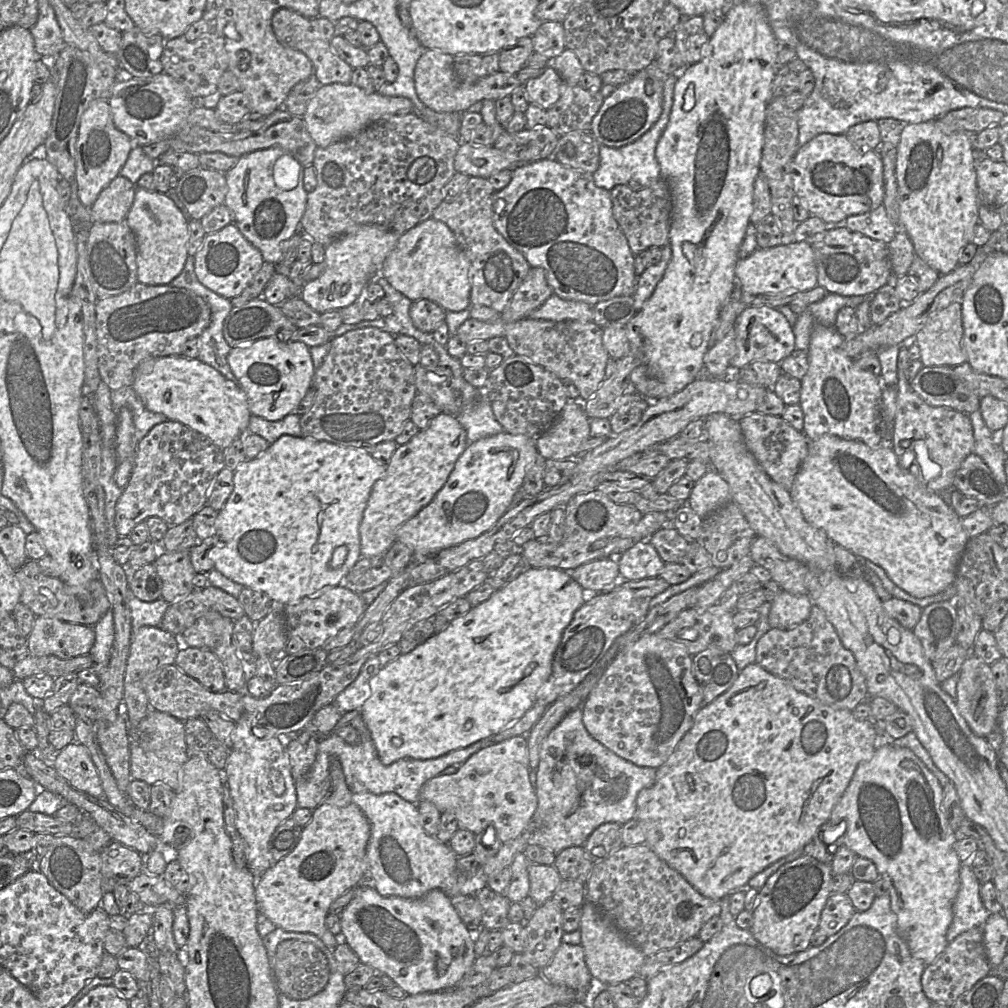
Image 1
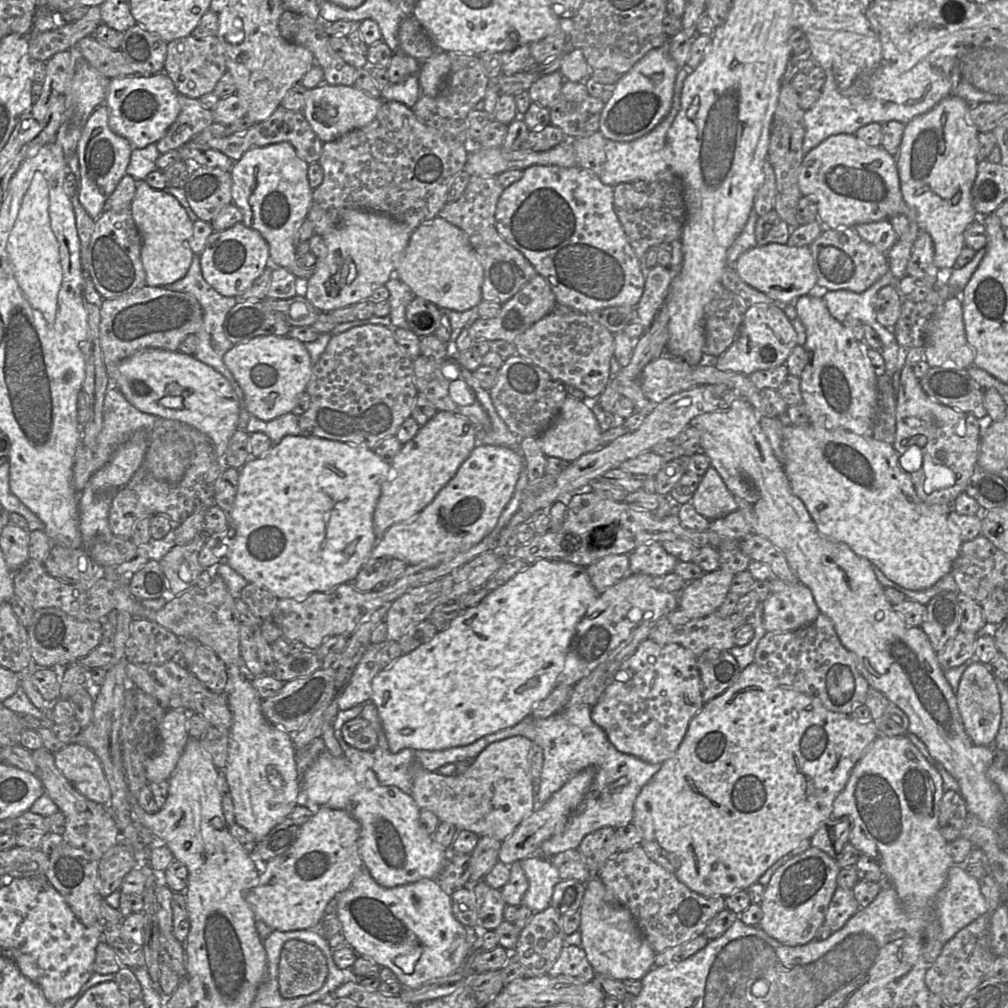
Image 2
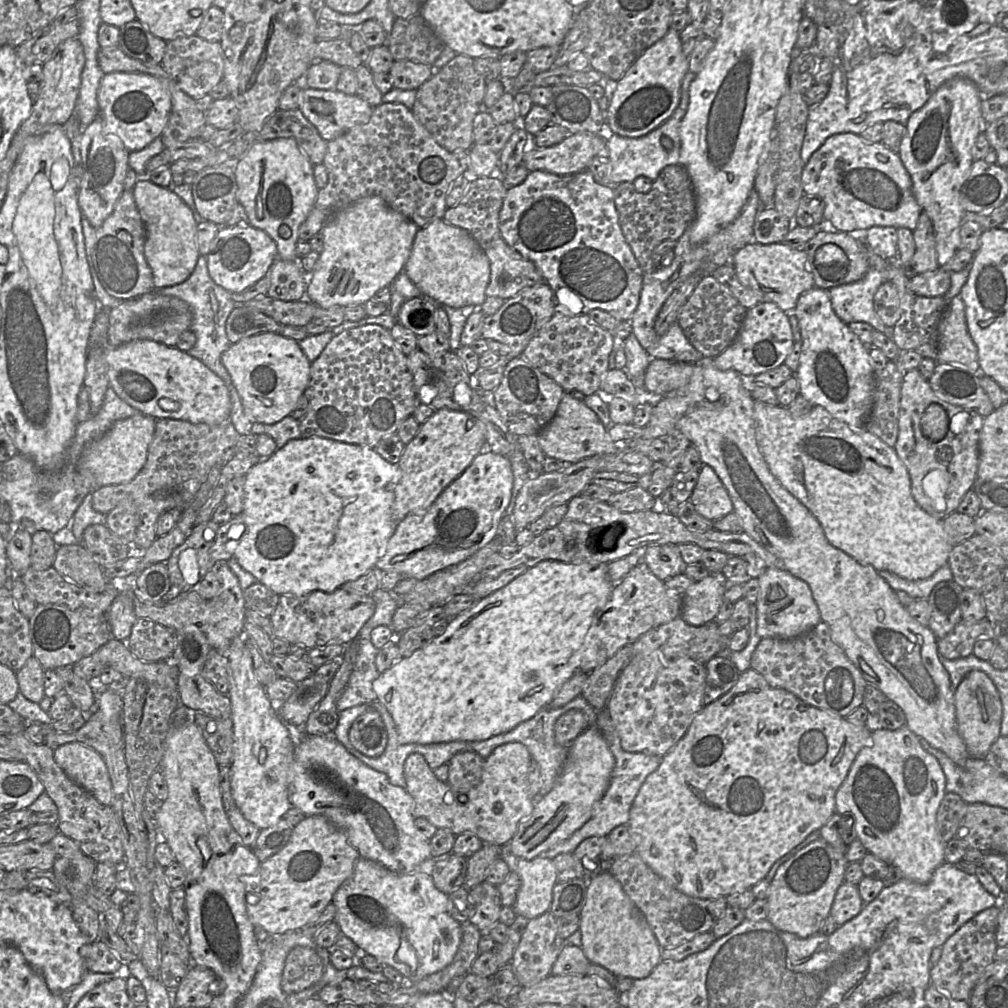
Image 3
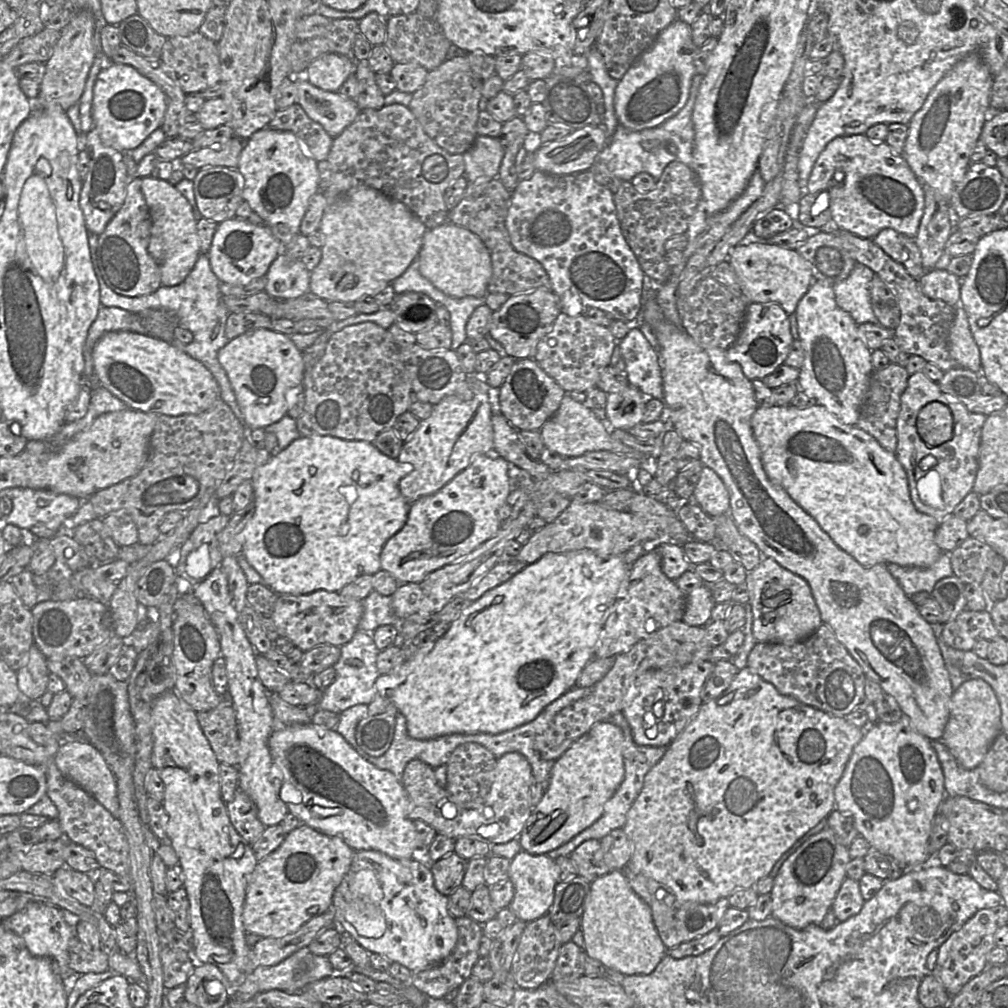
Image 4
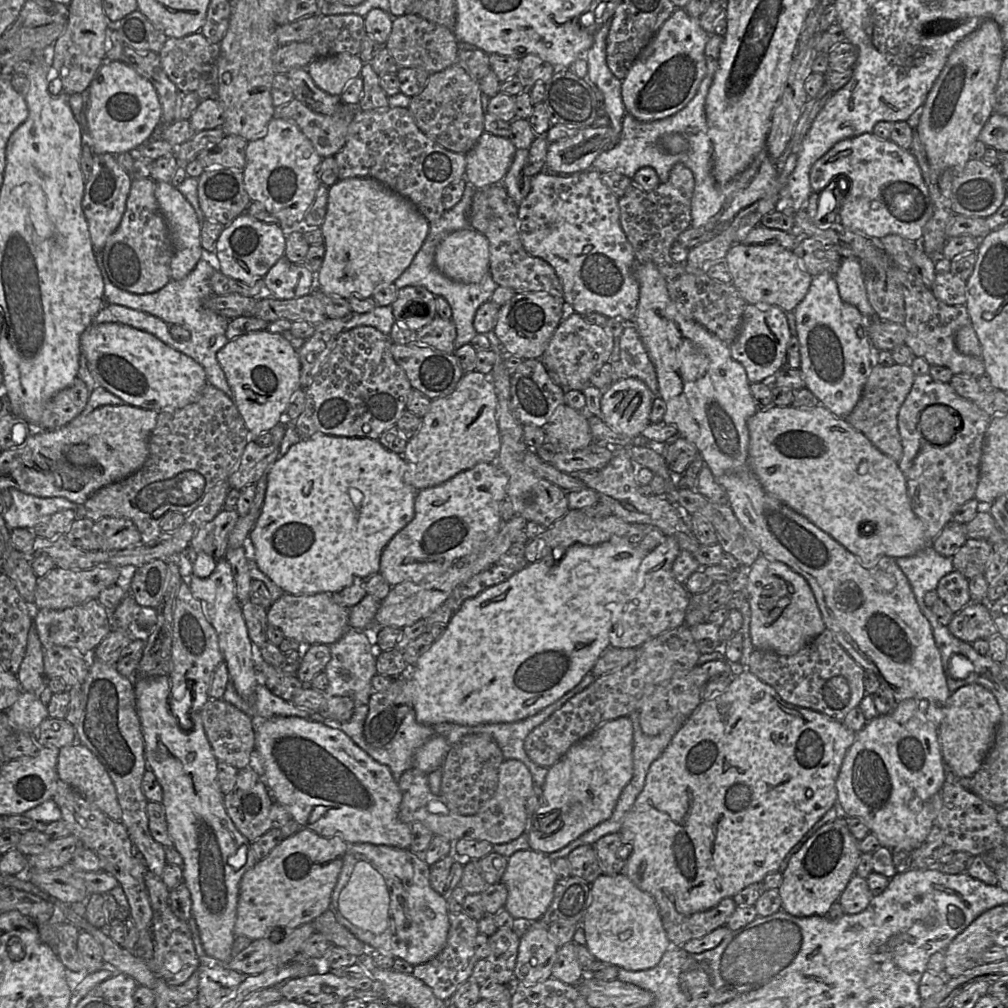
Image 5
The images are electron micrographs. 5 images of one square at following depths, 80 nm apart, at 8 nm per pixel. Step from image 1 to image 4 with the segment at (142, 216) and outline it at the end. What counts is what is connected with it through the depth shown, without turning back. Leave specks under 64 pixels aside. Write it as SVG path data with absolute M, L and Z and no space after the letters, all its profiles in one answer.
M144 177L141 189L152 222L148 251L160 267L162 286L176 286L186 279L201 254L198 221L187 198L168 180Z

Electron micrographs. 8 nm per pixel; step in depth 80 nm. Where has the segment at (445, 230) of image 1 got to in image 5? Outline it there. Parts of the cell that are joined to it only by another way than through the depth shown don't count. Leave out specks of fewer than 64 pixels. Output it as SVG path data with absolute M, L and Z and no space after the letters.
M474 229L454 231L437 246L435 264L442 274L454 281L479 283L490 273L489 242Z

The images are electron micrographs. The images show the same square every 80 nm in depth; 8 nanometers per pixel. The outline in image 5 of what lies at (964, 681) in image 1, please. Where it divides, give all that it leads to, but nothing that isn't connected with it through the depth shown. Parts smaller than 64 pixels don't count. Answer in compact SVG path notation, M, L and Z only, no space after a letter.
M968 684L950 694L944 718L938 727L938 740L945 767L957 778L971 778L989 753L1002 711L994 695L979 684Z

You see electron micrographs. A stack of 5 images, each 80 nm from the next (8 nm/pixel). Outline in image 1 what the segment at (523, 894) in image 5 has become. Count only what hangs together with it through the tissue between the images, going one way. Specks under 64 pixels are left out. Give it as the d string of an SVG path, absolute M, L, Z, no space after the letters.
M531 863L528 872L529 896L540 906L553 897L562 878L554 865Z

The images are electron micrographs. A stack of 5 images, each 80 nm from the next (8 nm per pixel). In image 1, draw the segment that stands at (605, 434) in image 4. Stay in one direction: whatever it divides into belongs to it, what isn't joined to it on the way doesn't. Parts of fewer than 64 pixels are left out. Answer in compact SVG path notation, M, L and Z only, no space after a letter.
M581 397L569 399L557 420L535 438L538 453L545 459L565 460L580 453L580 446L590 438L590 419Z

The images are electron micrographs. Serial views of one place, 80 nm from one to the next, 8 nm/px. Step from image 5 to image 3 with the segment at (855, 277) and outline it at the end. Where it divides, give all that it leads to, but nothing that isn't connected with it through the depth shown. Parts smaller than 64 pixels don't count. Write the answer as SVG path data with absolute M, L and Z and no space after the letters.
M869 268L859 281L843 284L828 290L835 314L845 324L866 322L875 330L893 339L893 328L885 326L874 309L874 295L887 282L875 268Z

